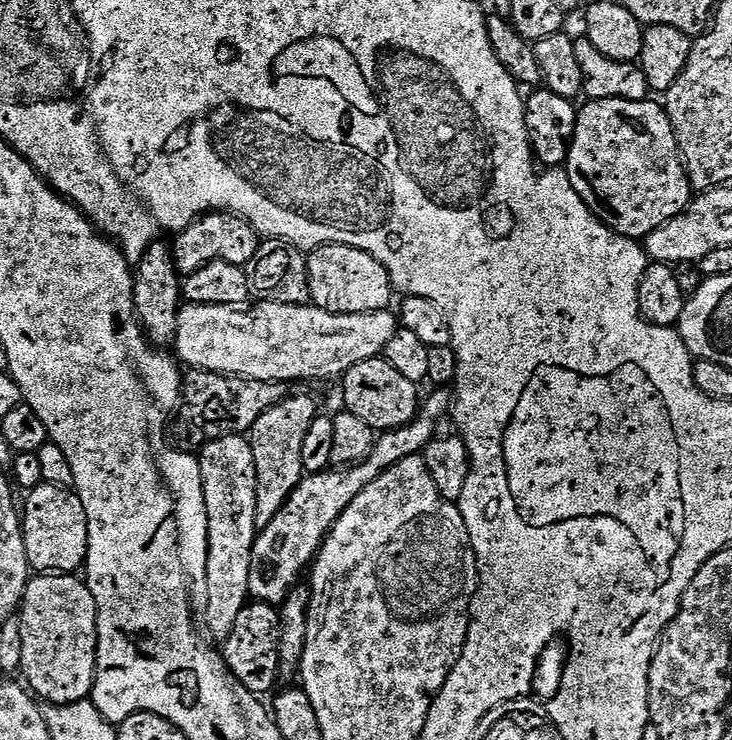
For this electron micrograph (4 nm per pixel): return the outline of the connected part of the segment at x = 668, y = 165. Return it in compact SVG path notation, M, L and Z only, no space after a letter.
M588 100L585 108L577 111L576 129L568 145L566 171L570 186L578 190L578 198L586 202L607 228L635 241L646 238L658 226L682 214L694 199L694 189L680 158L668 113L654 100Z

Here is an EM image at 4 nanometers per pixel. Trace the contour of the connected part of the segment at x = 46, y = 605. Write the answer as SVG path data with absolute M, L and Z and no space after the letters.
M76 574L33 575L24 590L18 615L22 626L22 654L18 664L28 679L27 687L41 701L49 700L47 703L52 706L89 699L96 677L96 603L87 583Z

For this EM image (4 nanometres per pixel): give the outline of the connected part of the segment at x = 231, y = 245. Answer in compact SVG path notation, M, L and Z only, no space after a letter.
M209 210L196 220L191 220L173 240L176 241L171 241L170 249L176 269L181 277L186 277L194 274L194 270L198 270L203 264L210 263L211 260L221 260L241 266L248 265L250 258L254 258L262 242L262 236L247 220L234 212Z

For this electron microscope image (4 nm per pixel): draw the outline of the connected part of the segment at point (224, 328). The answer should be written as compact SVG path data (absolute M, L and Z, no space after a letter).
M256 302L251 306L240 306L235 310L233 306L206 306L205 304L185 303L177 314L177 336L174 343L175 355L181 365L189 369L200 368L204 372L218 372L222 376L242 376L245 380L274 380L277 382L293 382L292 380L328 380L331 376L343 377L358 362L377 359L383 353L386 342L394 338L398 327L398 320L391 311L367 312L366 314L350 314L349 316L335 316L315 306L286 306L285 304L269 304Z

